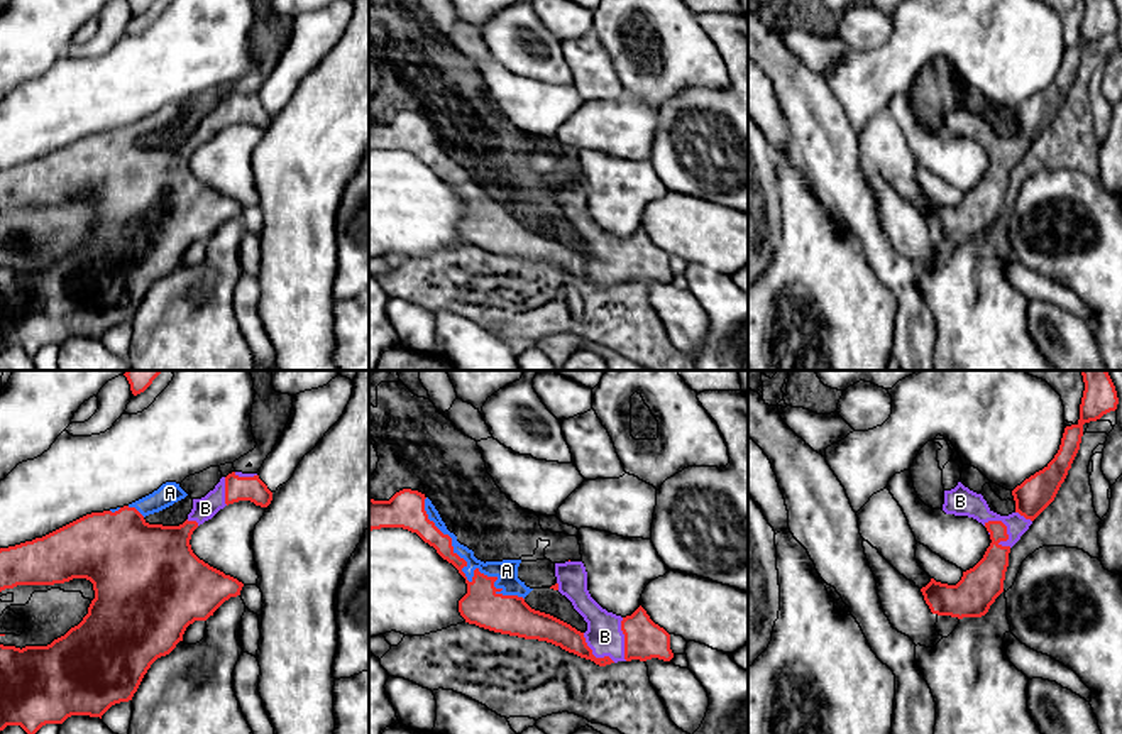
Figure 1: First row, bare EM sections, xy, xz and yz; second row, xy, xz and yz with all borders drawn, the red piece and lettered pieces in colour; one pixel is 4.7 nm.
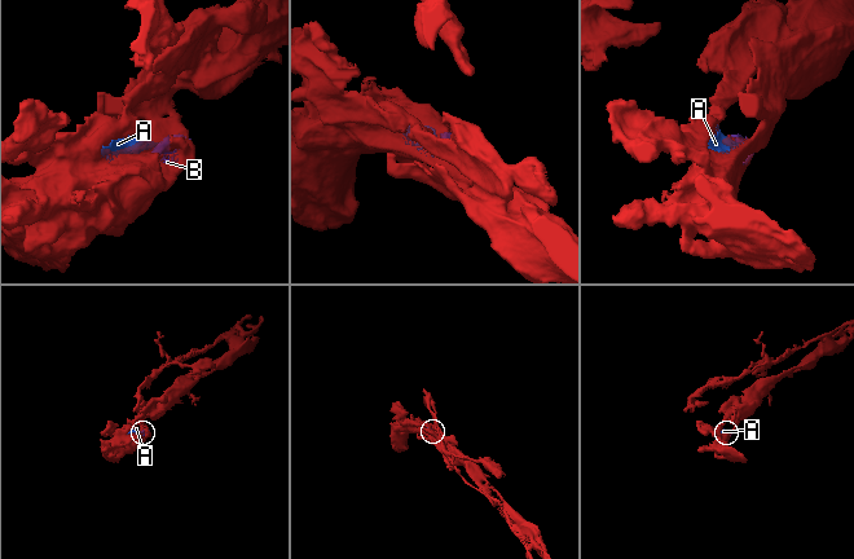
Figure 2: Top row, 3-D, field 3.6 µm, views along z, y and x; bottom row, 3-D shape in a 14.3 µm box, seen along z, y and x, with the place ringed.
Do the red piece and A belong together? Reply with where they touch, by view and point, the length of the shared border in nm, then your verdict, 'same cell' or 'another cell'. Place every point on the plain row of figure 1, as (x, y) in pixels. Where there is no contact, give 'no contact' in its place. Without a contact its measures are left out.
meets red in xz at (462, 193); contact 700 nm long; same cell

